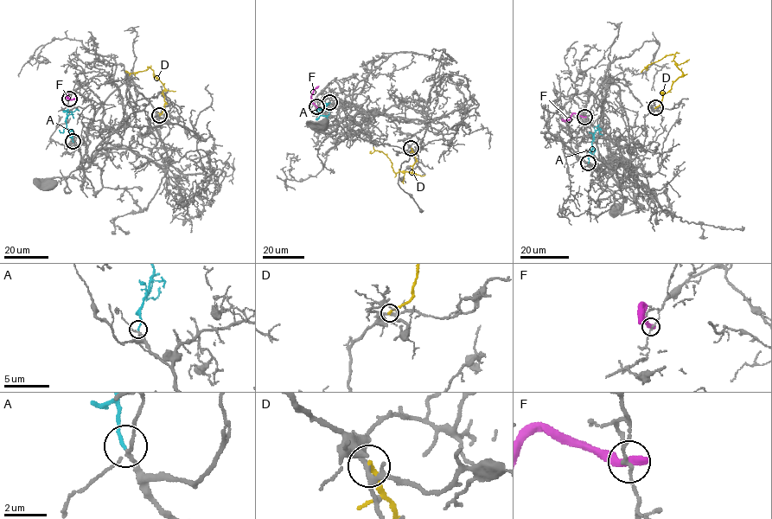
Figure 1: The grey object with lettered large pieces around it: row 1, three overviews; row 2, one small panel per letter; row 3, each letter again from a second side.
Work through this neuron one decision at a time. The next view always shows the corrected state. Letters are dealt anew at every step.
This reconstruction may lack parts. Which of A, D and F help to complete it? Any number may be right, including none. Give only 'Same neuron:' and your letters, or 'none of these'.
Same neuron: A

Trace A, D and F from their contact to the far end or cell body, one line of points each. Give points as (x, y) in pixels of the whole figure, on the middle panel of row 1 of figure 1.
A: (329, 103), (318, 112), (325, 115), (328, 112)
D: (411, 148), (416, 158), (413, 175), (394, 172), (386, 155), (371, 150)
F: (315, 106), (311, 96), (319, 86)

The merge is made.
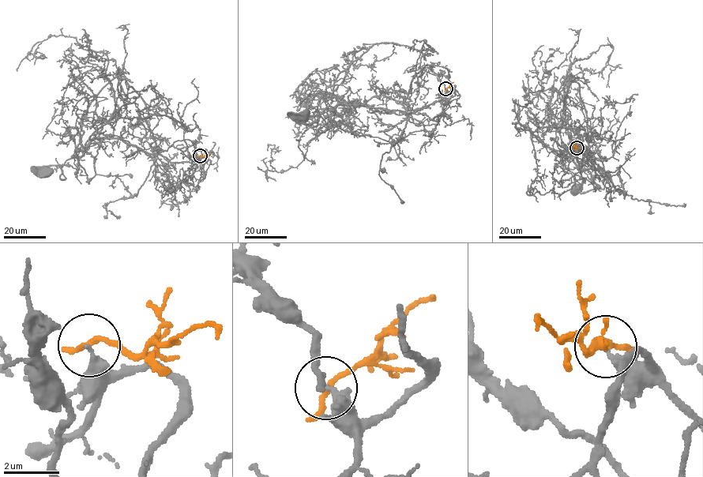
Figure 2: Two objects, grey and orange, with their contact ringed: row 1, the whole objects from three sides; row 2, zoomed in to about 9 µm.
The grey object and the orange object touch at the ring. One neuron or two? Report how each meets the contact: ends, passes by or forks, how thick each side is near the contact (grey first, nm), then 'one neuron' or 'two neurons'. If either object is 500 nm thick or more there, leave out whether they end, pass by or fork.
grey ends | orange passes by | 320/170 nm | two neurons

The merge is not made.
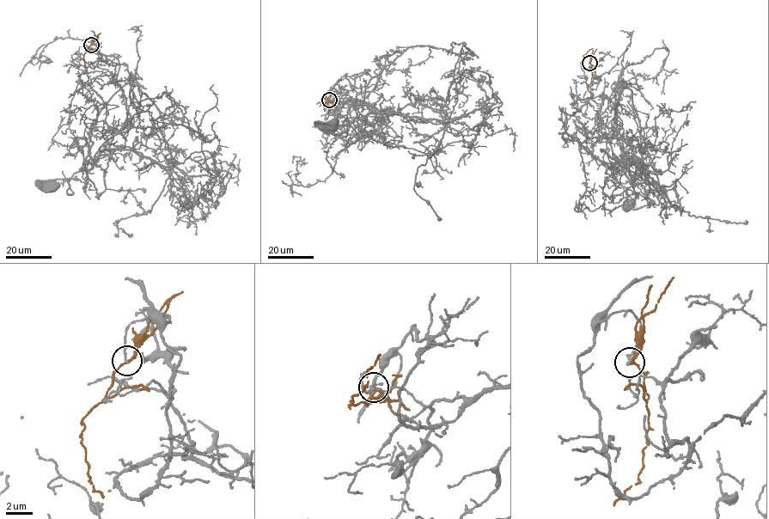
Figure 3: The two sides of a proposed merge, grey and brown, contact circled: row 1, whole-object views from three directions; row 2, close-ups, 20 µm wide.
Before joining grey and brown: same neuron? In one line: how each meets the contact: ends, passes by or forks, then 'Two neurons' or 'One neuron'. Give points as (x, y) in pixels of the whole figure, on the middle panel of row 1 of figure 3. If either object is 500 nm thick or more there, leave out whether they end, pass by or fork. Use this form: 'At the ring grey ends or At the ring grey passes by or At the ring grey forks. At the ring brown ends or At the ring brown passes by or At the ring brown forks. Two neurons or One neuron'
At the ring grey passes by. At the ring brown passes by. Two neurons

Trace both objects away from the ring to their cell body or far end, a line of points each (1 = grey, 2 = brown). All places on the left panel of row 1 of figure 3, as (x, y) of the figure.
1: (91, 45), (89, 66), (124, 64), (135, 98), (152, 104), (72, 175), (73, 193), (51, 183)
2: (91, 45), (83, 58), (87, 68)

